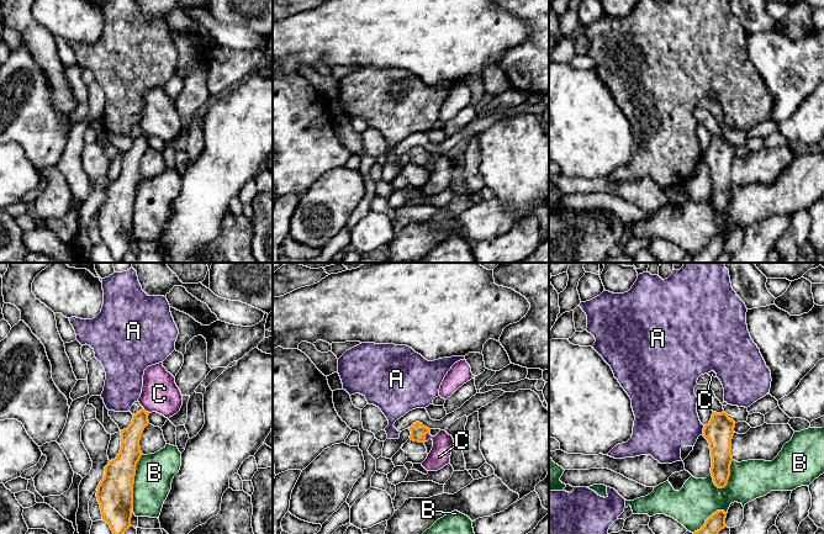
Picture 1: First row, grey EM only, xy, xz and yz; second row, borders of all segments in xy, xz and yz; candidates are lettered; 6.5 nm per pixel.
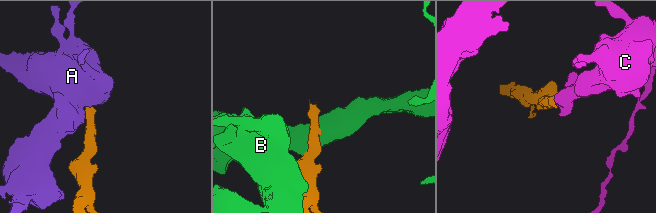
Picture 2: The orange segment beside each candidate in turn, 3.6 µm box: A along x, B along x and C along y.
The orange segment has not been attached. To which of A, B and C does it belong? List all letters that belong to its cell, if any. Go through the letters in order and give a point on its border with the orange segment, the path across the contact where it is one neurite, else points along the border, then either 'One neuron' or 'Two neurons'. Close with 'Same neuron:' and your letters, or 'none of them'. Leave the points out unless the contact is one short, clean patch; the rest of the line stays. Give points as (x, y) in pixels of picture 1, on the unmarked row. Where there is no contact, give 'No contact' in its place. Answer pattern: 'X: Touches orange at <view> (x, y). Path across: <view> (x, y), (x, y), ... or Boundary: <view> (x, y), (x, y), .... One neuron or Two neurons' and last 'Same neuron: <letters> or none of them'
A: Touches orange at yz (703, 153). Boundary: yz (704, 149), (702, 157). Two neurons
B: Touches orange at xy (133, 205). Two neurons
C: Touches orange at xz (424, 160). Path across: xz (418, 154), (424, 160), (439, 169), (439, 180). One neuron
Same neuron: C

